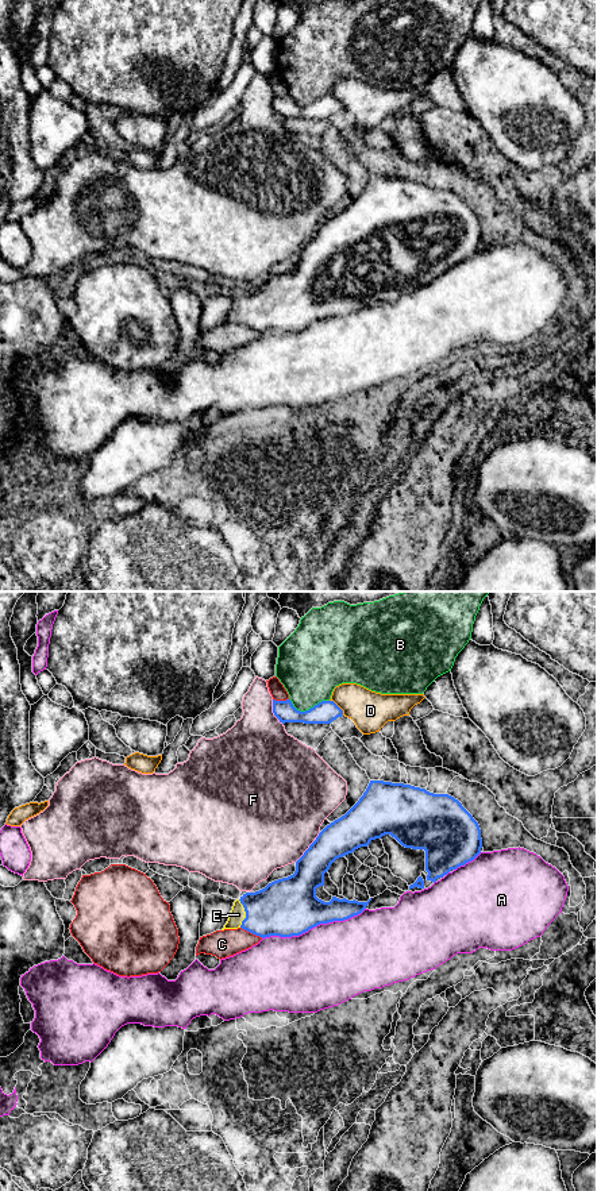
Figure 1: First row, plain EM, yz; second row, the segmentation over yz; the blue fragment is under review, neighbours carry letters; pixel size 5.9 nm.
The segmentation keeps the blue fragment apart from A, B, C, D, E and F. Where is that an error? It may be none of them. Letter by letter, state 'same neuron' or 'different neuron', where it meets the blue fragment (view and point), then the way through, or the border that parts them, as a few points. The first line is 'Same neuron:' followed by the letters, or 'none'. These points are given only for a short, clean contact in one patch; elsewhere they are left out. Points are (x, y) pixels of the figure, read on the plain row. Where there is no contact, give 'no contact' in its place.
Same neuron: E
A: different neuron; meets blue in yz at (314, 322)
B: different neuron; meets blue in yz at (308, 106)
C: different neuron; meets blue in yz at (251, 327)
D: different neuron; meets blue in yz at (338, 101)
E: same neuron; meets blue in yz at (246, 308); runs through yz (285, 303), (266, 308), (246, 308), (238, 309)
F: different neuron; meets blue in yz at (309, 242)

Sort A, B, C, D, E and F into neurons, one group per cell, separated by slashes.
A / B / C / D / E / F

